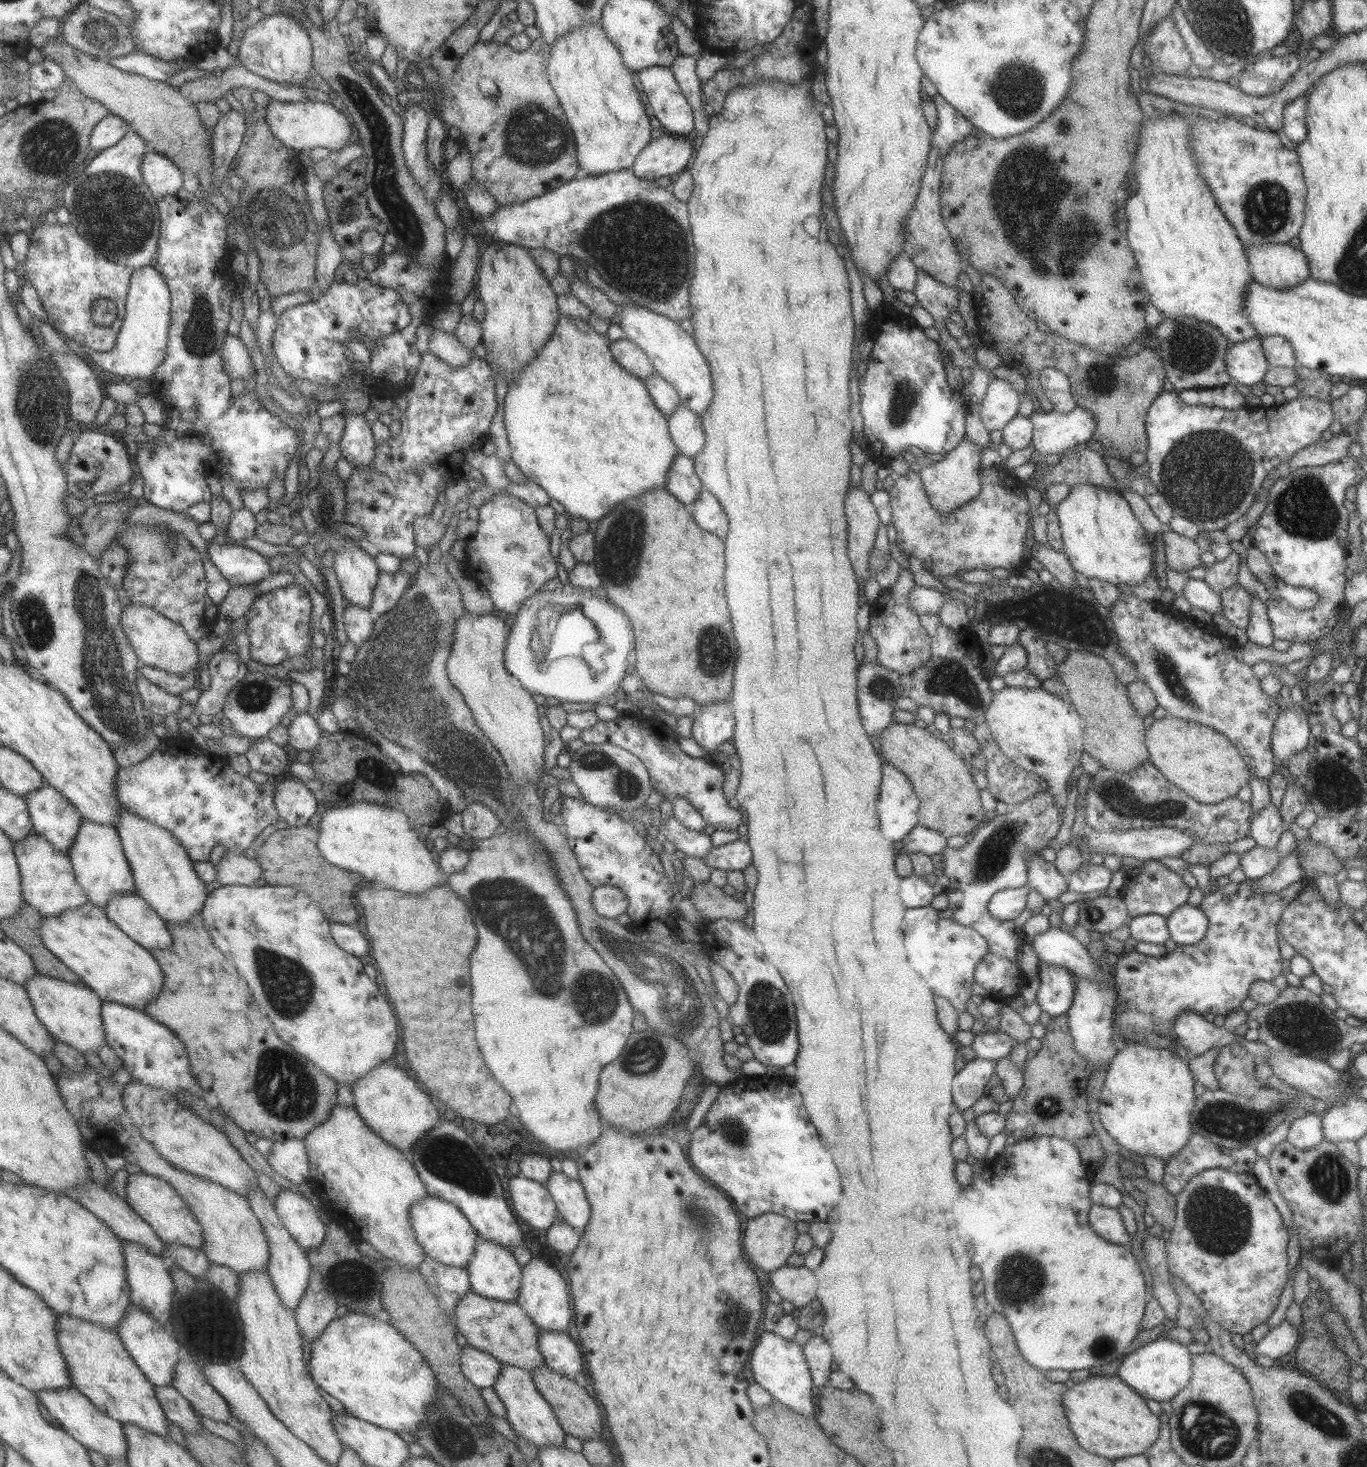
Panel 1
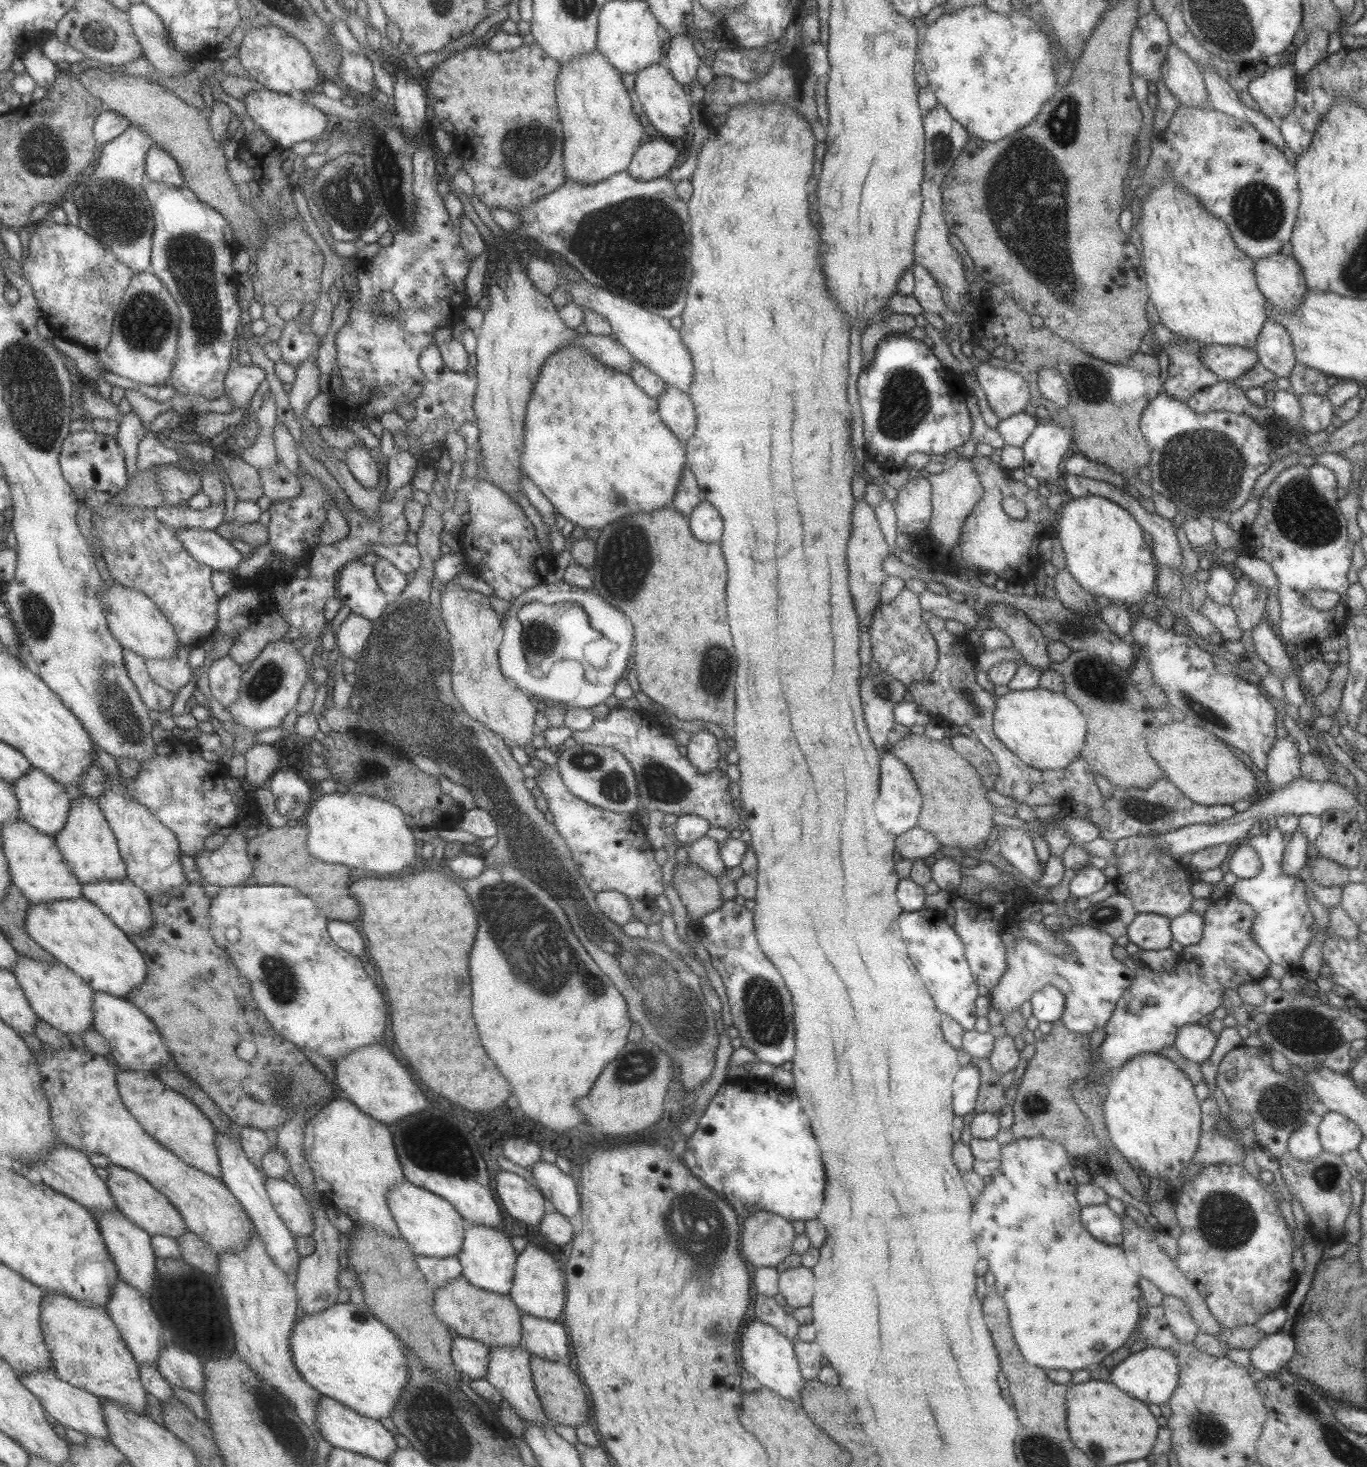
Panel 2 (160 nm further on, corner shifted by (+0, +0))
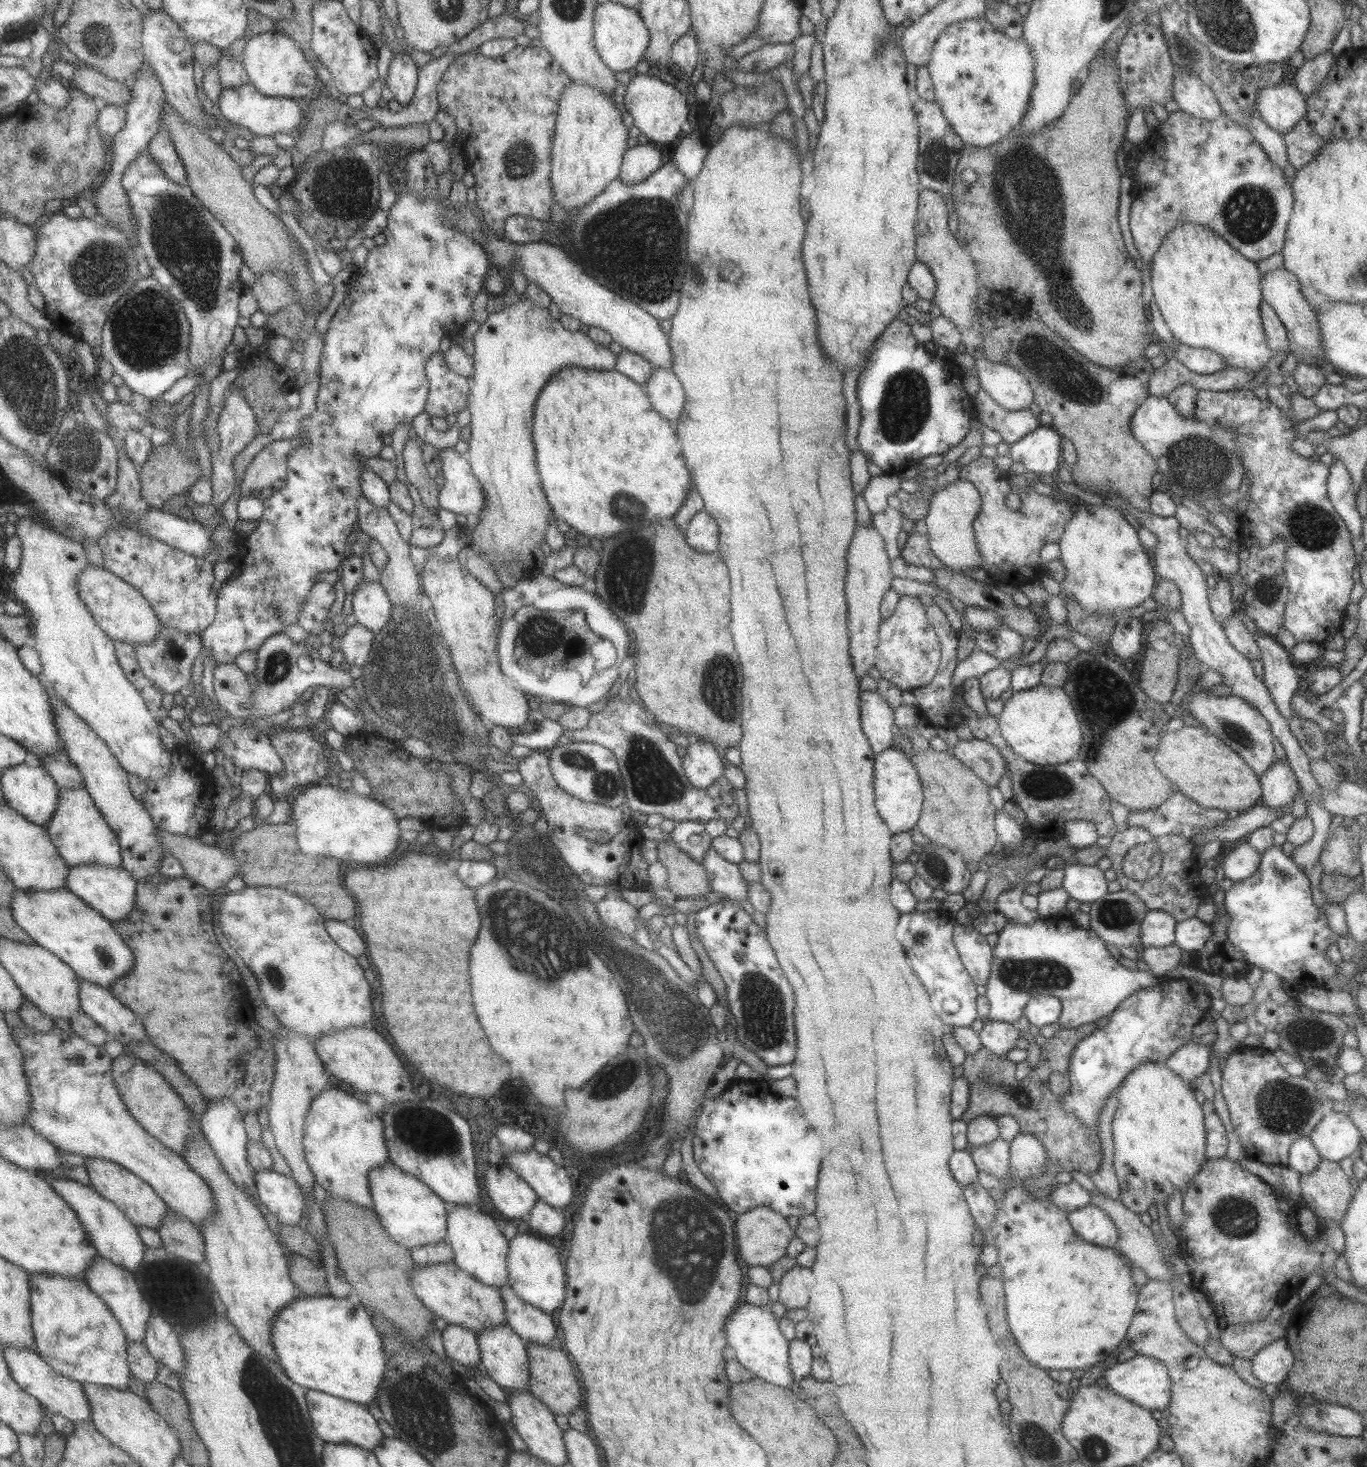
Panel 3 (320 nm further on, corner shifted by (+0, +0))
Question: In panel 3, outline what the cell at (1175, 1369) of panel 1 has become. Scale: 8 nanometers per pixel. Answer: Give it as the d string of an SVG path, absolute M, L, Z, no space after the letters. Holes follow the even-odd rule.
M1135 1356L1135 1358L1131 1358L1131 1360L1125 1360L1125 1362L1121 1362L1121 1364L1115 1364L1115 1366L1107 1368L1107 1370L1103 1372L1103 1376L1105 1376L1105 1380L1103 1380L1101 1384L1105 1384L1105 1386L1115 1394L1121 1396L1121 1398L1124 1398L1125 1400L1129 1400L1129 1402L1136 1406L1145 1408L1151 1412L1153 1410L1163 1411L1169 1407L1169 1394L1172 1383L1167 1375L1167 1370L1157 1359L1151 1359L1151 1357L1147 1356Z

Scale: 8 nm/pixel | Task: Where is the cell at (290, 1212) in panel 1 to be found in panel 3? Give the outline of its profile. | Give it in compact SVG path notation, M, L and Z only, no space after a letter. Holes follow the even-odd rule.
M272 1169L253 1175L257 1200L260 1200L279 1223L298 1225L304 1199L298 1184Z

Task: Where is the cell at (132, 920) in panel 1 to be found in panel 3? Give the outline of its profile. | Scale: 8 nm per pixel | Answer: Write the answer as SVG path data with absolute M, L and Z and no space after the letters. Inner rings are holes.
M103 864L79 865L69 872L67 889L79 896L95 910L103 913L108 920L121 922L134 910L138 900L138 881L123 866L107 866Z

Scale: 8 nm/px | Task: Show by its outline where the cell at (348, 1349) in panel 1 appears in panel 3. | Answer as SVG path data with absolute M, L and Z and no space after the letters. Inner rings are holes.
M331 1295L295 1298L273 1315L270 1338L276 1363L293 1384L305 1390L324 1392L349 1400L361 1406L367 1407L373 1402L375 1392L383 1380L387 1359L383 1355L383 1343L372 1325L370 1311L363 1305L353 1304L347 1297L335 1298Z

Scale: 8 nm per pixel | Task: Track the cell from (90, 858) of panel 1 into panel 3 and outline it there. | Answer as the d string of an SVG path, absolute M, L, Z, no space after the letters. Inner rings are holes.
M86 787L61 788L57 810L44 827L50 832L52 840L70 868L87 864L103 864L117 868L123 864L119 835L106 821L102 810L95 804Z

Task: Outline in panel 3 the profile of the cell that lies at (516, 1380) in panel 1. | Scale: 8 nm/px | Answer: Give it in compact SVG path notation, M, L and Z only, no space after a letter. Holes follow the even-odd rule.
M506 1323L487 1327L475 1332L479 1346L480 1364L485 1367L487 1377L506 1392L529 1390L528 1357L525 1343Z

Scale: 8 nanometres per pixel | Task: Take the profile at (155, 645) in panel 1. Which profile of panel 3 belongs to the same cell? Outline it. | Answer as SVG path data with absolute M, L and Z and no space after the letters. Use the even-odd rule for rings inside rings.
M91 563L78 576L78 585L83 602L90 608L99 626L113 640L135 644L150 643L157 638L163 624L146 596L143 596L135 585L129 584L123 577L117 576L104 566L95 566Z

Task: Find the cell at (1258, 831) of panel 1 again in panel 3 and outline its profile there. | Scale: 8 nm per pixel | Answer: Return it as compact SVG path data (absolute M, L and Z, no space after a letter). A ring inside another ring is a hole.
M1273 845L1262 852L1257 871L1245 881L1232 882L1224 896L1226 914L1231 917L1227 924L1227 941L1237 953L1242 954L1244 962L1263 972L1273 972L1297 991L1305 987L1351 991L1349 981L1339 982L1336 979L1337 964L1325 955L1325 949L1337 942L1339 935L1329 930L1326 916L1313 904L1308 876L1293 863L1290 856L1281 851L1281 846Z

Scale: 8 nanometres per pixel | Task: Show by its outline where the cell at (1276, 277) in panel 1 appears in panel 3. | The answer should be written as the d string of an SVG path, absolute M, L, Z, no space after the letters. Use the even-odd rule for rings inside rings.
M1283 267L1267 271L1260 278L1260 289L1262 300L1266 300L1273 307L1275 314L1284 326L1290 354L1300 356L1303 362L1324 365L1323 358L1321 358L1322 354L1324 354L1322 342L1320 341L1322 334L1320 333L1316 311L1311 310L1307 300L1303 298L1296 276L1287 272Z

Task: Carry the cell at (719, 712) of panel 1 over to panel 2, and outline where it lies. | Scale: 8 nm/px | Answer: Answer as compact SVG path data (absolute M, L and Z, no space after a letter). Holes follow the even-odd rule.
M708 728L691 734L686 746L687 760L697 772L703 774L719 768L719 749L717 748L716 731Z

